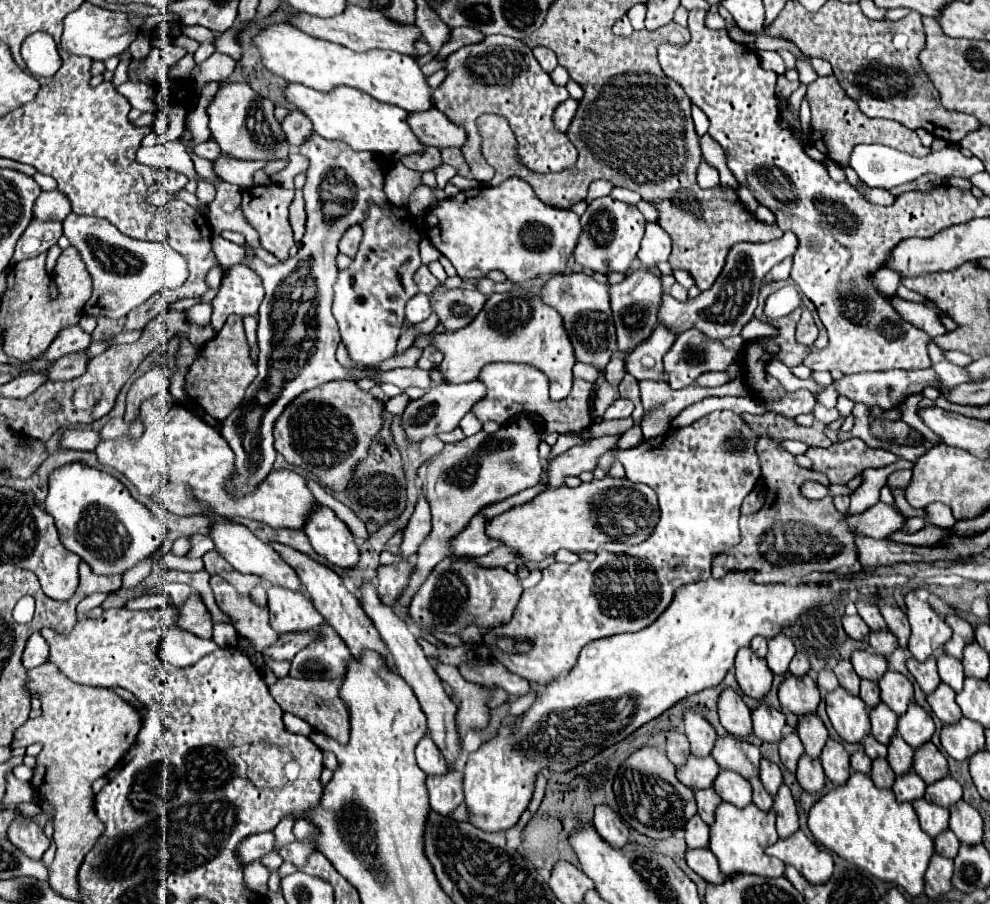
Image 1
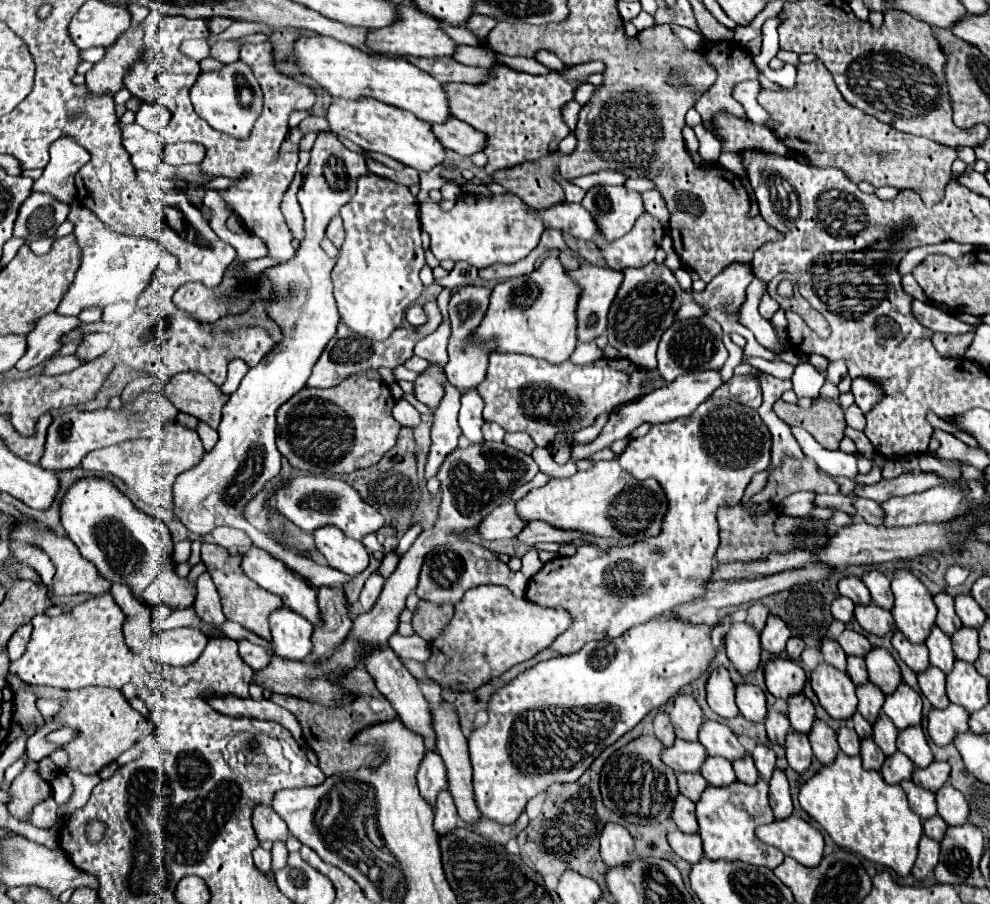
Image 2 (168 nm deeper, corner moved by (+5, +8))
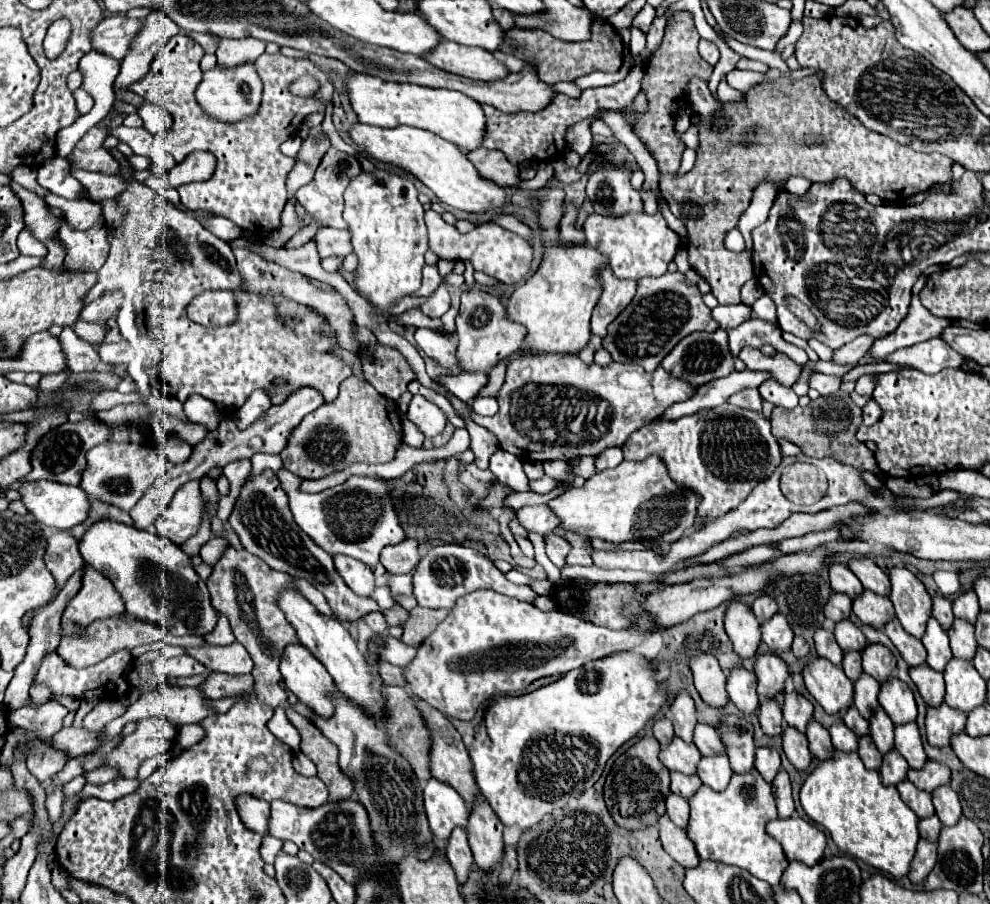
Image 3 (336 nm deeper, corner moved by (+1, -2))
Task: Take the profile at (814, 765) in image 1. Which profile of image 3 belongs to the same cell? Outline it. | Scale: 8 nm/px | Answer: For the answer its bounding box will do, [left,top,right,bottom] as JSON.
[782,728,812,770]

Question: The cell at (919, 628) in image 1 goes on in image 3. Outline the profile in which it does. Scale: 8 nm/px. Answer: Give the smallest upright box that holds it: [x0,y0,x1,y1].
[890,568,932,640]

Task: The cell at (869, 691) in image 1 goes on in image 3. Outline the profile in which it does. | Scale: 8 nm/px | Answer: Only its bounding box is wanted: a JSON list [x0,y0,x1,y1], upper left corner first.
[842,652,862,682]

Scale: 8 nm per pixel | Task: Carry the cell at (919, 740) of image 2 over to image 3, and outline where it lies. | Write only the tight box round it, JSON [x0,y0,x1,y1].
[896,722,928,770]

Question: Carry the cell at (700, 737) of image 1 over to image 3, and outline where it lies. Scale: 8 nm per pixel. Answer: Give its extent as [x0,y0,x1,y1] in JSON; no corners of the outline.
[670,692,698,744]

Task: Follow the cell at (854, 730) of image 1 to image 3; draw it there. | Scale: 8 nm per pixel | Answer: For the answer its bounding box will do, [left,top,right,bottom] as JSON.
[802,658,854,714]

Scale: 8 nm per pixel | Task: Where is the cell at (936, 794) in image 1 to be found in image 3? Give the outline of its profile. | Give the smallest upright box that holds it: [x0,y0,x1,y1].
[908,760,950,792]

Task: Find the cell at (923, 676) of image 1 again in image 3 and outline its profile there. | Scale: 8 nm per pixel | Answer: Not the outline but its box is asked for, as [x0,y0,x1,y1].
[884,618,926,666]

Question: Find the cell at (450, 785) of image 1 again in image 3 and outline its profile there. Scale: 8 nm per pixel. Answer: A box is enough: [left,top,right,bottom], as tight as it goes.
[446,826,474,884]

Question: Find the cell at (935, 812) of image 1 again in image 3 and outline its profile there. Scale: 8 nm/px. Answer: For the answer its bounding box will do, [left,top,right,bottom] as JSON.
[898,780,934,818]

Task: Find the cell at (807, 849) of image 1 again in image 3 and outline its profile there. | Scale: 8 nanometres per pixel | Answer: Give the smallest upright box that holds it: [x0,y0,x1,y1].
[766,816,826,866]

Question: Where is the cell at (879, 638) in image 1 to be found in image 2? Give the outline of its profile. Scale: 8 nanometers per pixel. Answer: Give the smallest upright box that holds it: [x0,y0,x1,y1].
[854,602,894,636]

